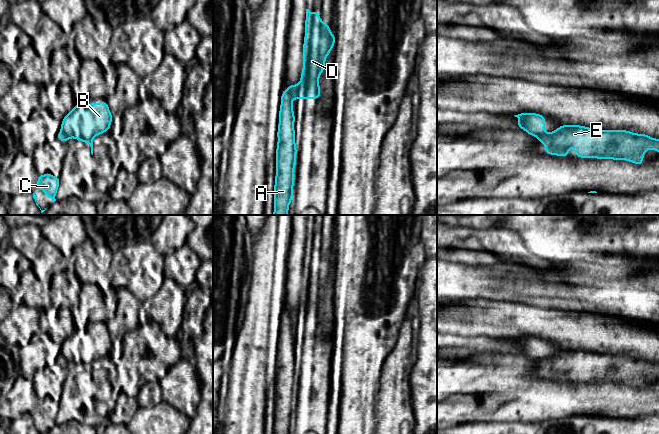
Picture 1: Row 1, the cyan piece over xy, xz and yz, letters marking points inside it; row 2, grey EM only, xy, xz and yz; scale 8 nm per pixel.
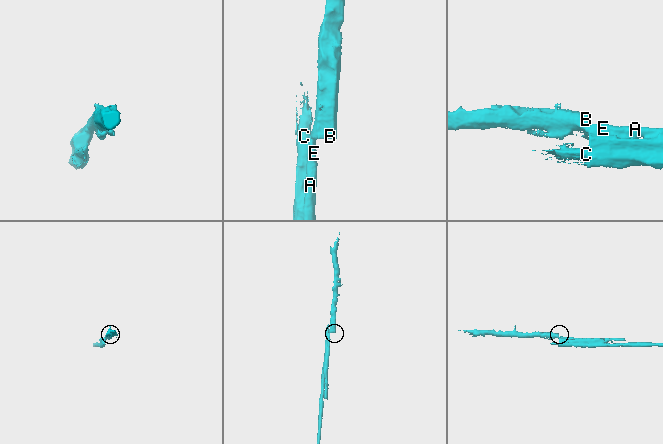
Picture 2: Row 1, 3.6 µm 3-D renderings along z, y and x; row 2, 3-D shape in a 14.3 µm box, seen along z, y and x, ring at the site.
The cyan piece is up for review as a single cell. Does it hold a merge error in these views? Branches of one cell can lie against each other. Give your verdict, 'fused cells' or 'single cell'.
fused cells

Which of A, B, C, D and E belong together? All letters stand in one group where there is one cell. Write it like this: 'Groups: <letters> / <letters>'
Groups: A C E / B D

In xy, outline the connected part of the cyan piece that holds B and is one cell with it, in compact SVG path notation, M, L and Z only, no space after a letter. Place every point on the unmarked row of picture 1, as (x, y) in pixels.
M106 325L87 329L74 327L74 333L62 344L61 356L68 362L87 366L93 379L93 362L109 355L111 347L112 337Z

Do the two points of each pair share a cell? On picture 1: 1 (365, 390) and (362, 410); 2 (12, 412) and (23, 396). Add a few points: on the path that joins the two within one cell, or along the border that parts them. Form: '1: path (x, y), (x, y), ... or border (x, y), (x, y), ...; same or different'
1: path (362, 395), (362, 405); same
2: path (12, 408), (19, 400); same

